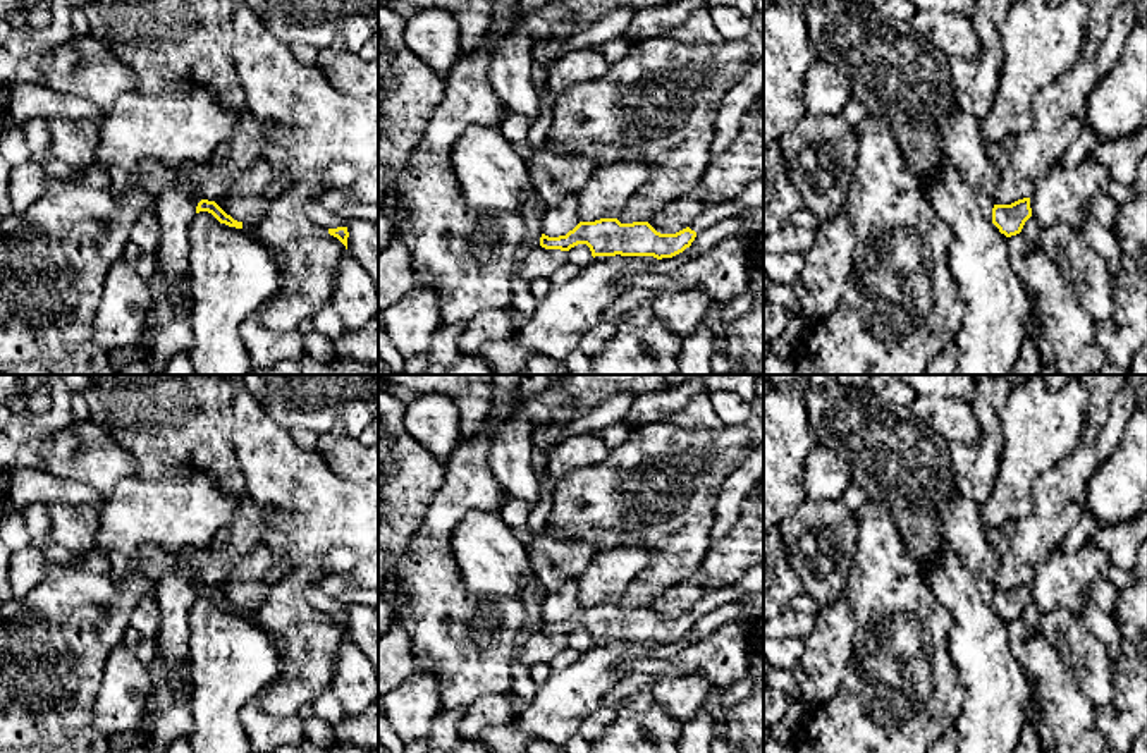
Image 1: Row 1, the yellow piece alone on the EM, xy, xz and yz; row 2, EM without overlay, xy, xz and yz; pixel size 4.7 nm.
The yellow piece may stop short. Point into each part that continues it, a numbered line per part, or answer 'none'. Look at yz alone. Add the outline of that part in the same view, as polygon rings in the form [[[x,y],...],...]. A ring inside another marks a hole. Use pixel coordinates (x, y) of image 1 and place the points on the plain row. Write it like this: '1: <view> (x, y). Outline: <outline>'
none

